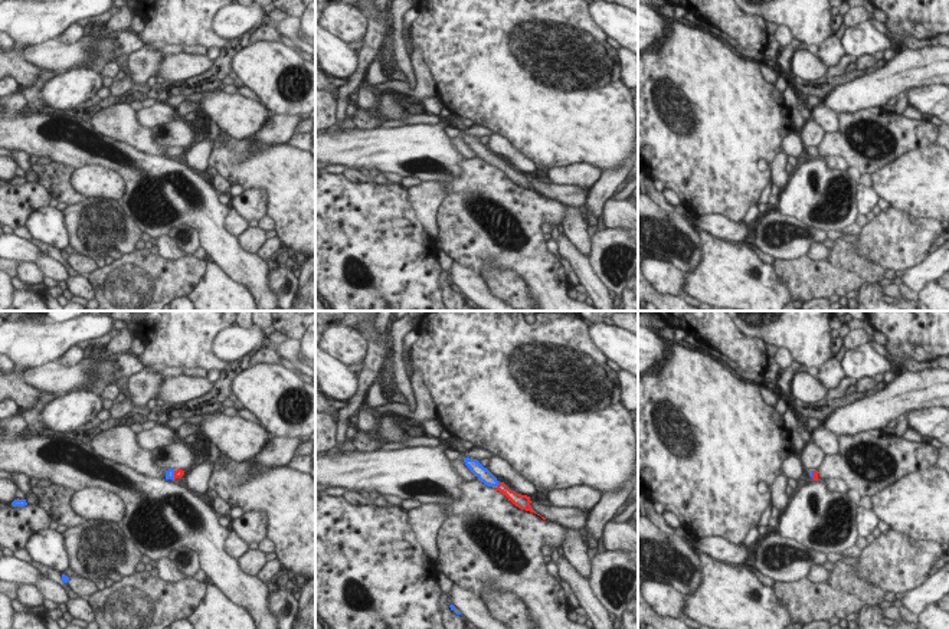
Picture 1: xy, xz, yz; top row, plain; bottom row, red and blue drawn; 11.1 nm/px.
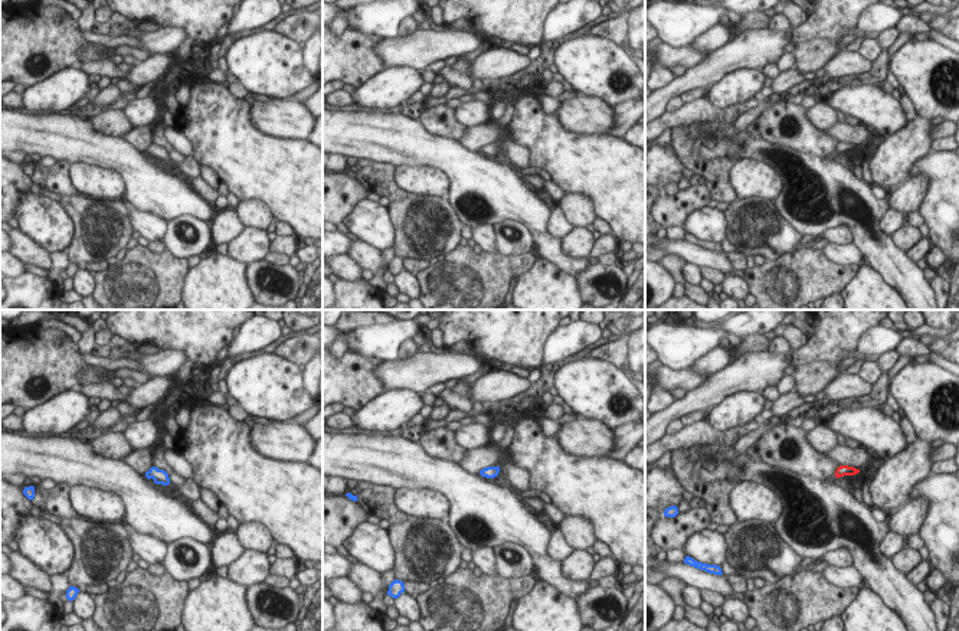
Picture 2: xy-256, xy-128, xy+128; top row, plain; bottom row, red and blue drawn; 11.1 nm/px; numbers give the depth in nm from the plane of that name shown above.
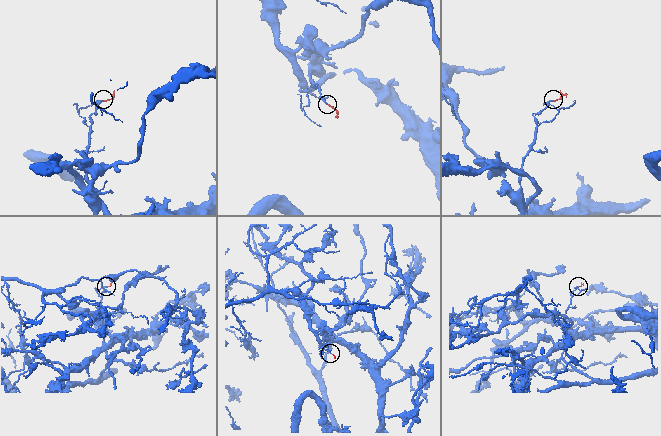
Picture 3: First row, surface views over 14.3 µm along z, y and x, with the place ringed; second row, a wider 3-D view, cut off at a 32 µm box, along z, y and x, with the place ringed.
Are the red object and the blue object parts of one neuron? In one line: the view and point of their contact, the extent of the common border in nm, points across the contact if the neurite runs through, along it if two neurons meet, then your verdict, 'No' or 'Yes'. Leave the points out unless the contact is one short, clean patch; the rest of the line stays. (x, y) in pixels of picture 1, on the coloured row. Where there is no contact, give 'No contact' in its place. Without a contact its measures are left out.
Touches red at xz (498, 484). Shared border 60 nm. Path across: xz (516, 498), (498, 484), (484, 475). Yes.

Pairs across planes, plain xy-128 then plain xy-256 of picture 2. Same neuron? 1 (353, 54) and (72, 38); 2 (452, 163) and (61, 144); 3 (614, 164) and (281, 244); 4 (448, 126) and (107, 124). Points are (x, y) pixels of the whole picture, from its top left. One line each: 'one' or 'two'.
1: one
2: one
3: two
4: one

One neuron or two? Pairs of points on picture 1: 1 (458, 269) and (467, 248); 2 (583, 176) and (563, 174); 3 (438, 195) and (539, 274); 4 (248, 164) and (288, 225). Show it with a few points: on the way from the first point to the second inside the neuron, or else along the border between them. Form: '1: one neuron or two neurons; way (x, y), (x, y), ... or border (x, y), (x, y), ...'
1: two neurons; border (454, 259), (473, 268), (480, 275)
2: one neuron; way (579, 174), (568, 174)
3: two neurons; border (437, 182), (448, 192), (438, 213), (438, 232)
4: one neuron; way (264, 179), (288, 203), (288, 209)

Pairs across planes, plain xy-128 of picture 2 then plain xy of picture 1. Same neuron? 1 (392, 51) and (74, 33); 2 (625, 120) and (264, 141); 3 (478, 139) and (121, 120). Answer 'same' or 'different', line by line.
1: different
2: same
3: different

